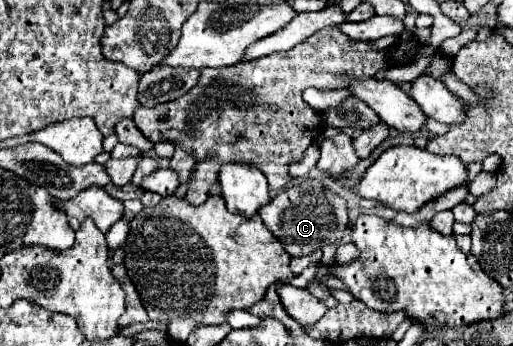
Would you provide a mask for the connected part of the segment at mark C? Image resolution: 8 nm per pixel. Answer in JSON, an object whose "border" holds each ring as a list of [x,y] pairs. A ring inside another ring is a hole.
{"border":[[[306,178],[282,190],[276,198],[270,200],[270,204],[262,206],[258,214],[262,216],[266,228],[280,240],[280,244],[290,256],[304,256],[314,250],[322,250],[324,244],[332,242],[326,240],[326,234],[330,238],[330,232],[338,232],[348,226],[346,200],[322,186],[322,182],[316,178]]]}

